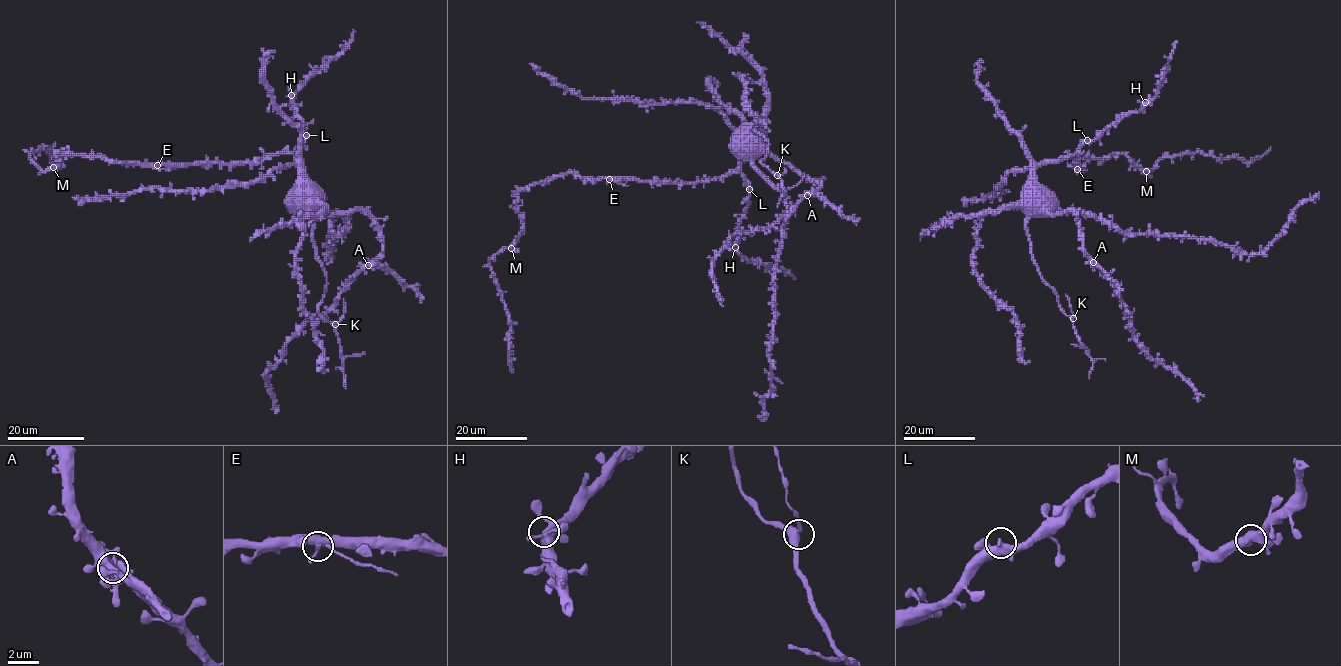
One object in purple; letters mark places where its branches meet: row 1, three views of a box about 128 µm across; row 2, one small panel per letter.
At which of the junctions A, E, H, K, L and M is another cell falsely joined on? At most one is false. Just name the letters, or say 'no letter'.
E

